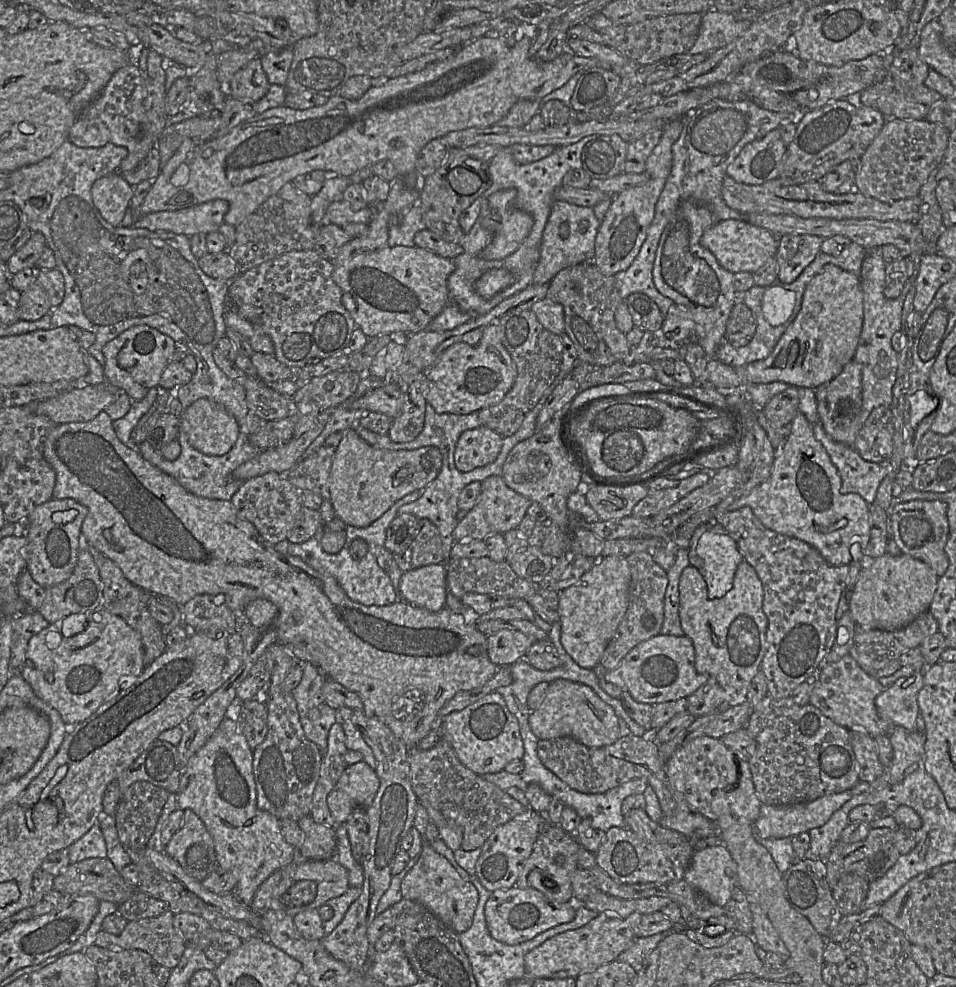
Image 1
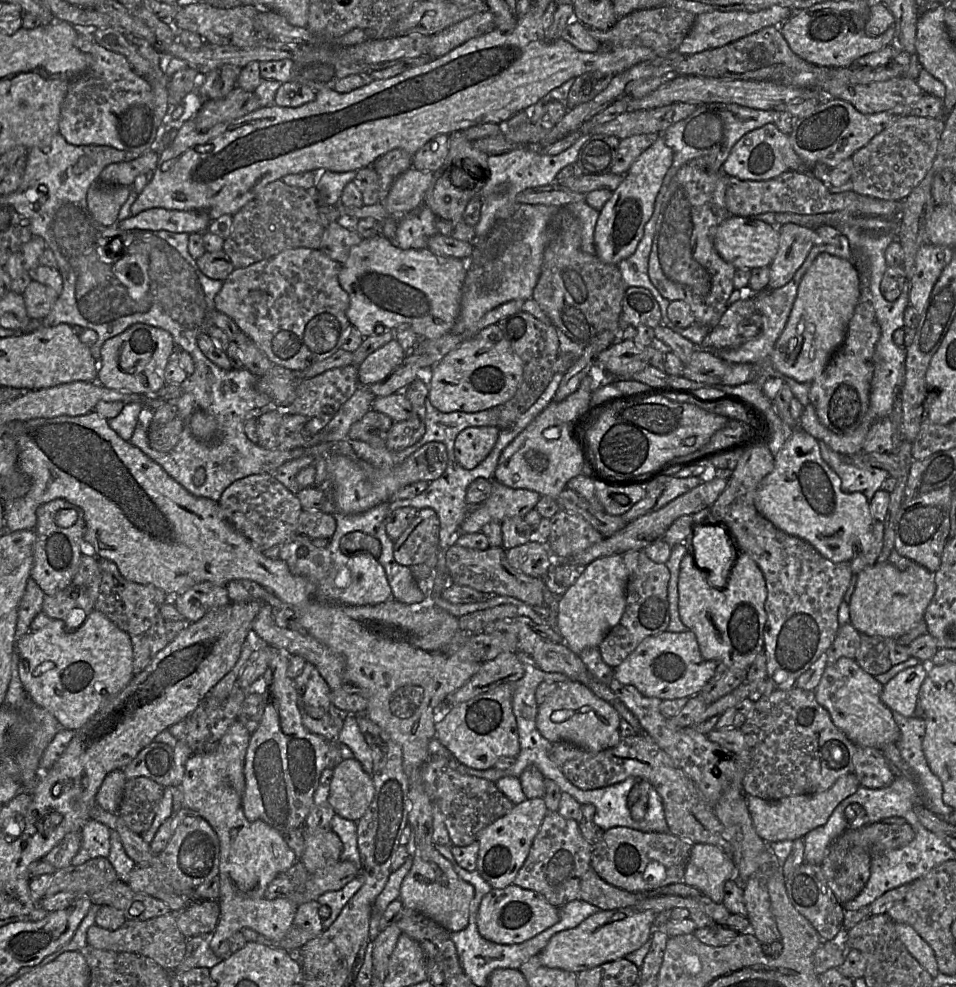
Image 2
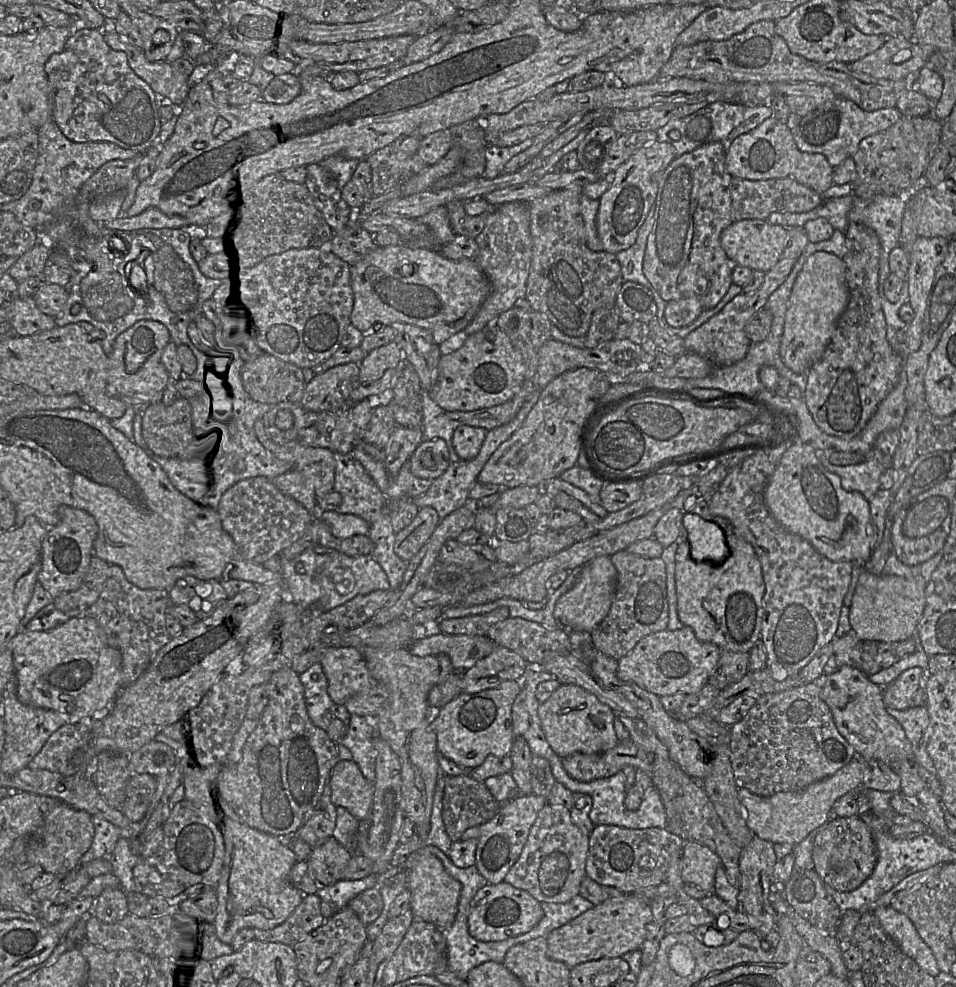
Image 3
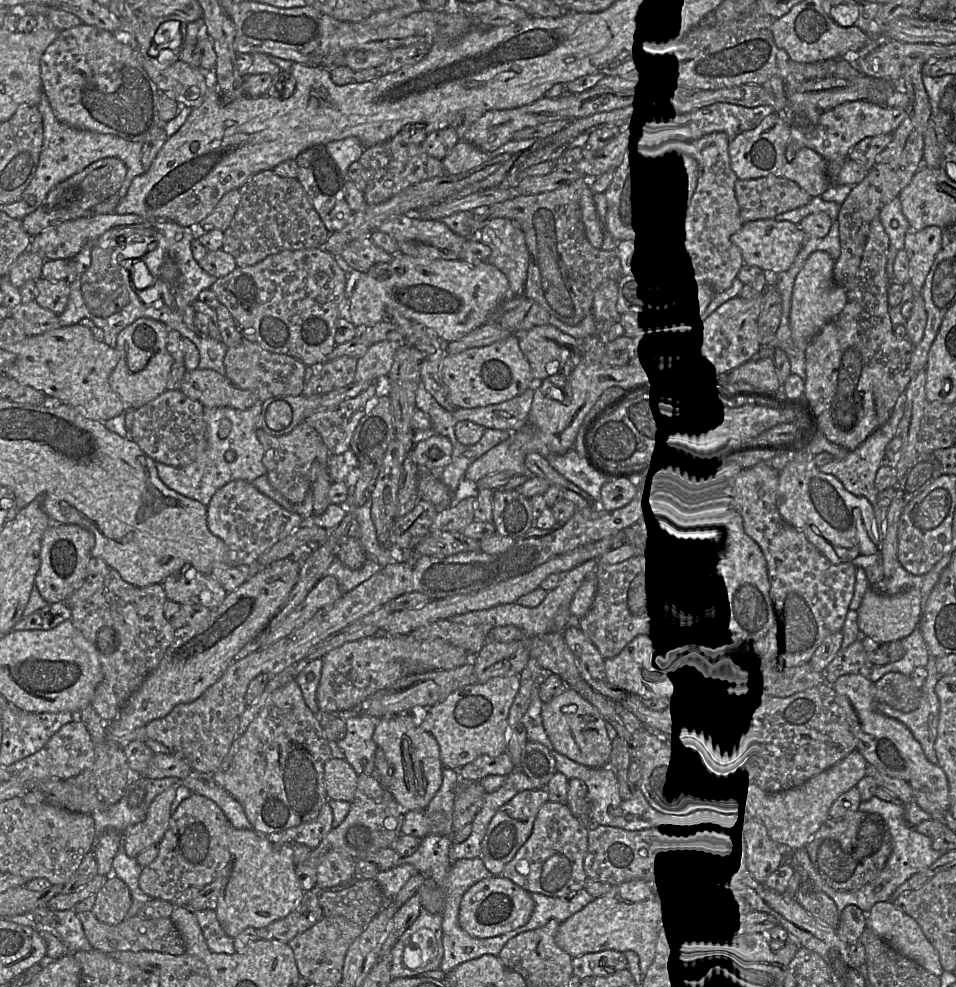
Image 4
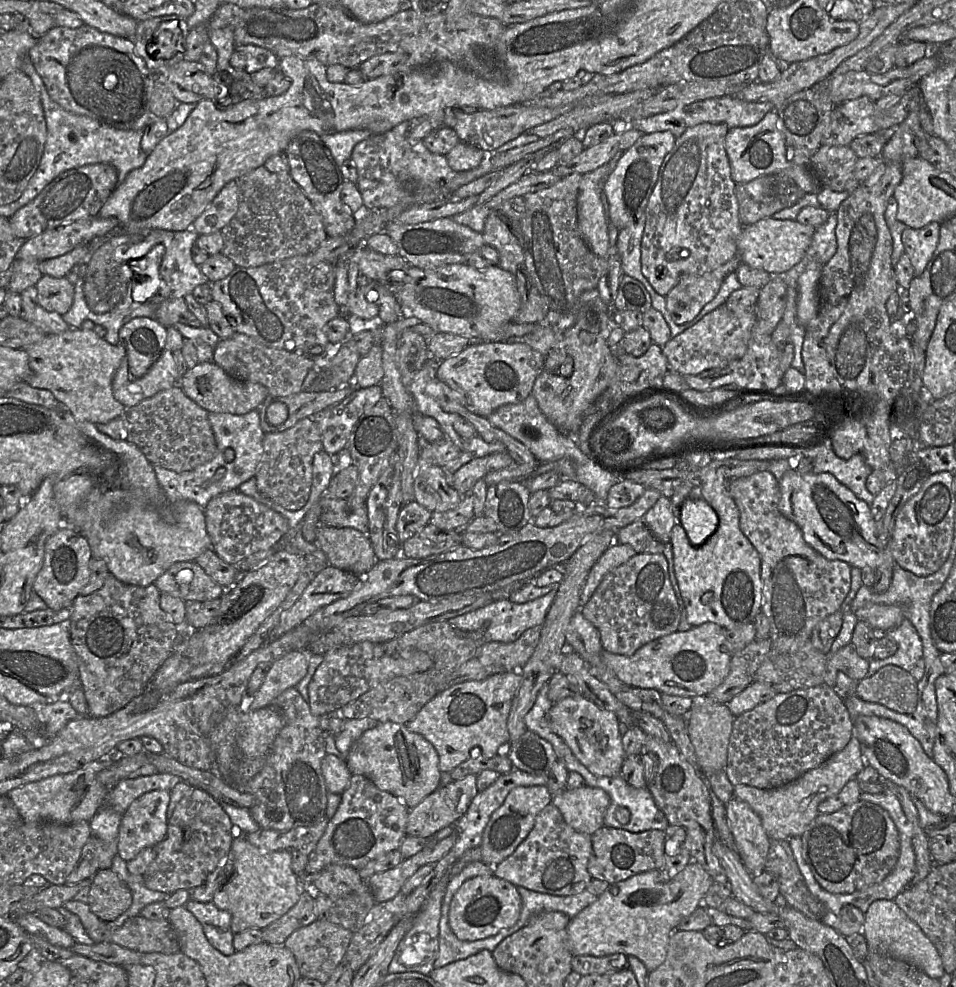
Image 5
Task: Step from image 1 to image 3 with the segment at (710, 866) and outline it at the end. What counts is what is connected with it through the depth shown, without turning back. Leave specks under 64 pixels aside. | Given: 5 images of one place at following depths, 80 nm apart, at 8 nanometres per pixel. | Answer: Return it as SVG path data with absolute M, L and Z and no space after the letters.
M685 841L681 858L681 876L685 884L693 884L715 894L715 872L720 865L720 857L709 847Z

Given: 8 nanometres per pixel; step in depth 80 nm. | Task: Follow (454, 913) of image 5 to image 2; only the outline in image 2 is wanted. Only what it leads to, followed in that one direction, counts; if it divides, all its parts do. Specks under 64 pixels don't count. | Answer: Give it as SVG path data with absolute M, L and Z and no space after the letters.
M515 884L505 888L492 888L481 900L477 913L477 929L486 940L498 944L519 944L538 935L559 921L558 907L550 904L542 895Z

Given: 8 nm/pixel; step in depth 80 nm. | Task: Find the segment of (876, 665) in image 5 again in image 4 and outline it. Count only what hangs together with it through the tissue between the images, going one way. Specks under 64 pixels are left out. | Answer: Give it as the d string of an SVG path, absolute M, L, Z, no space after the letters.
M915 628L910 635L901 639L901 643L905 650L903 657L885 665L873 666L868 676L871 682L876 682L888 672L899 672L909 676L915 668L925 668L929 652L919 628Z

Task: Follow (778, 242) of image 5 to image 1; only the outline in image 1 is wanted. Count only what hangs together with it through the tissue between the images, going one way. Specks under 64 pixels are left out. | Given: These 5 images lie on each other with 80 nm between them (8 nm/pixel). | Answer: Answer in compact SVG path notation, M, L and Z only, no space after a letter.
M726 219L708 228L703 233L700 243L716 257L724 269L733 274L738 272L753 273L770 257L775 256L778 237L767 229L754 226L746 220Z

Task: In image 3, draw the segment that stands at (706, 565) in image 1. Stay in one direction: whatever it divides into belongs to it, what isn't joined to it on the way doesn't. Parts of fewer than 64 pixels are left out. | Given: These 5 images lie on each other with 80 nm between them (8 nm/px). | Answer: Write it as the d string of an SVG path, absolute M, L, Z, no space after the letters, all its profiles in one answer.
M684 512L681 537L687 539L694 561L718 564L728 556L729 547L721 527L696 513Z

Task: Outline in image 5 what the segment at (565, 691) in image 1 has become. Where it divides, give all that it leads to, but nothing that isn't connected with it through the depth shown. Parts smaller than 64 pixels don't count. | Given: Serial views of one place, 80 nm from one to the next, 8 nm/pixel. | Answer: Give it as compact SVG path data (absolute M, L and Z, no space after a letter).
M575 695L553 703L549 711L549 722L553 732L563 739L573 755L592 774L606 777L621 775L626 757L619 731L620 721L614 713L582 695Z

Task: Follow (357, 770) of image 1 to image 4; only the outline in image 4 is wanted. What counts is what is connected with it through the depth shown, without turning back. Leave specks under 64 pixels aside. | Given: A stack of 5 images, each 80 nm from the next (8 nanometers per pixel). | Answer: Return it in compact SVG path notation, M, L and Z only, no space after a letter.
M336 758L324 765L324 782L330 800L350 803L357 788L358 774L346 761Z

